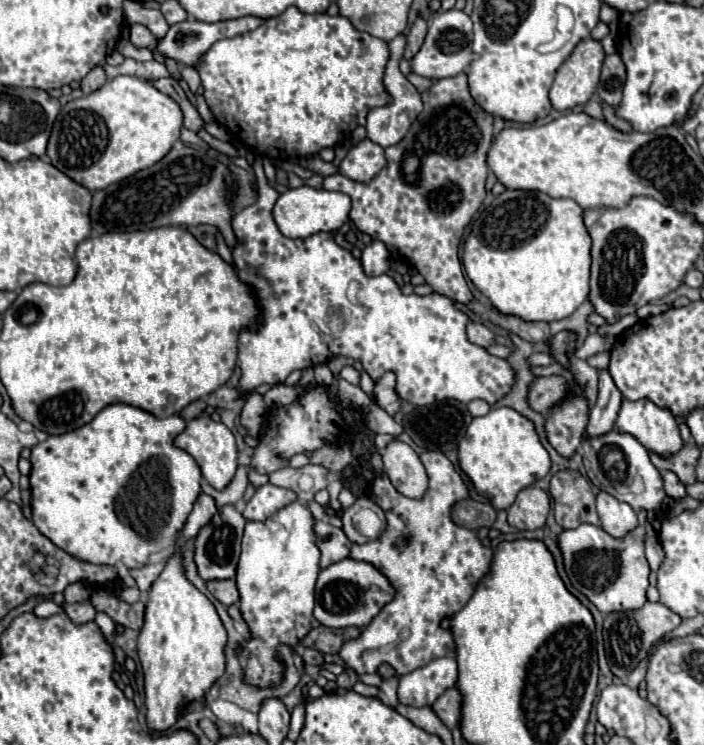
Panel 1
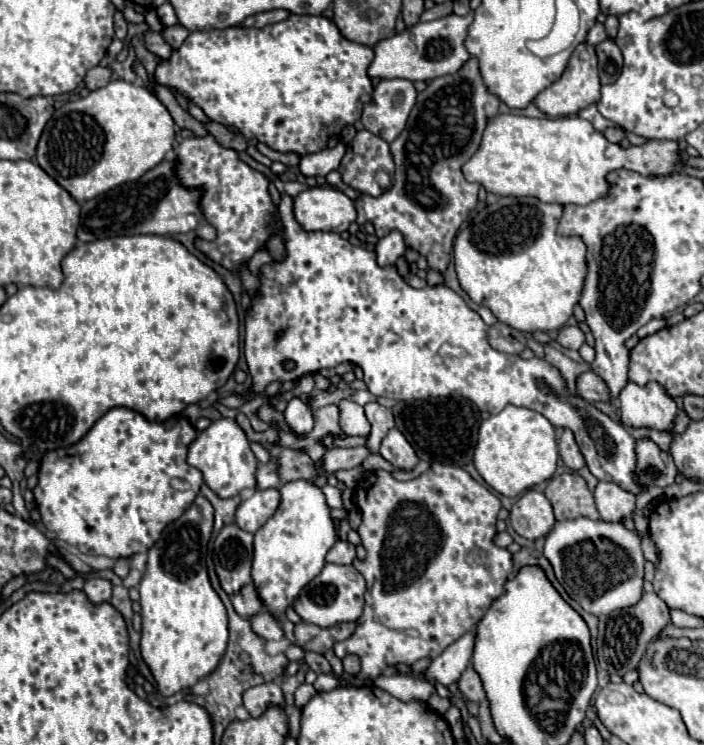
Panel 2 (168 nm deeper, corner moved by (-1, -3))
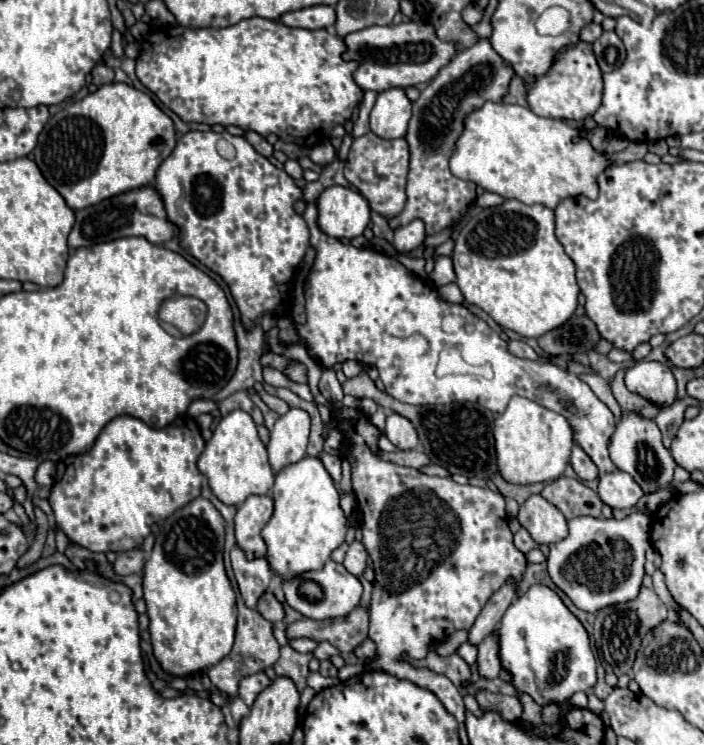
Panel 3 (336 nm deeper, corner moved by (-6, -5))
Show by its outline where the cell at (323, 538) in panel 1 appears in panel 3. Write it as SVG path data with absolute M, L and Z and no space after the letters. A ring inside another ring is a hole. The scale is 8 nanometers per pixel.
M354 541L354 543L350 545L346 557L344 557L344 567L346 567L352 575L360 577L360 575L364 573L366 561L368 561L368 553L366 553L364 545L362 545L360 541Z

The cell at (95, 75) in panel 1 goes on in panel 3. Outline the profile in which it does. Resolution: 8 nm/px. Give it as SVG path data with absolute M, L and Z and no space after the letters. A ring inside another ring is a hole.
M98 63L94 69L92 69L92 83L96 87L100 85L106 85L106 83L112 83L114 81L114 71L110 67L106 67L104 63Z

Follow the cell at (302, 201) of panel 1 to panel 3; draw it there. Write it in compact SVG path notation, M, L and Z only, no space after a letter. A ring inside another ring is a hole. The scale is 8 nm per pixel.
M334 185L318 197L318 227L336 239L352 239L362 235L370 221L368 201L352 189Z

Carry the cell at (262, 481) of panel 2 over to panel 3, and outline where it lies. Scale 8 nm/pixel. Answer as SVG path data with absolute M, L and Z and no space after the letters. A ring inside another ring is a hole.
M290 409L282 415L272 433L268 443L268 459L272 471L278 473L286 465L300 461L306 455L306 445L310 437L310 415L304 409Z

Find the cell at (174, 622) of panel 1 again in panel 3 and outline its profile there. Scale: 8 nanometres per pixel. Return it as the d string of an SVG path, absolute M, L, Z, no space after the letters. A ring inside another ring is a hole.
M204 497L188 503L168 517L158 535L154 549L144 565L144 601L150 617L152 651L168 675L182 677L220 663L232 649L236 629L236 595L222 563L224 519L218 509Z

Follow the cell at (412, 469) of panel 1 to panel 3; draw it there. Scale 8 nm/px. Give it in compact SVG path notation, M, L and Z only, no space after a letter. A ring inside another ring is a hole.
M390 413L386 417L384 435L402 451L412 451L418 447L418 437L416 431L412 429L412 423L406 417L400 417L398 413Z

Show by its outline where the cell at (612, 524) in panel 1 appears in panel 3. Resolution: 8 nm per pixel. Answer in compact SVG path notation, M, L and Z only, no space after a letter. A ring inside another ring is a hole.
M624 471L616 473L606 473L600 477L600 487L598 487L600 499L610 505L612 509L632 509L644 495L642 489L628 477Z

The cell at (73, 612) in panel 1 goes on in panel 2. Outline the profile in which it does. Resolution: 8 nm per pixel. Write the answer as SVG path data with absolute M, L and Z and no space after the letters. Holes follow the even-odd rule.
M91 577L85 581L83 591L87 593L87 597L93 603L103 603L103 601L111 601L111 581L103 579L103 577Z

